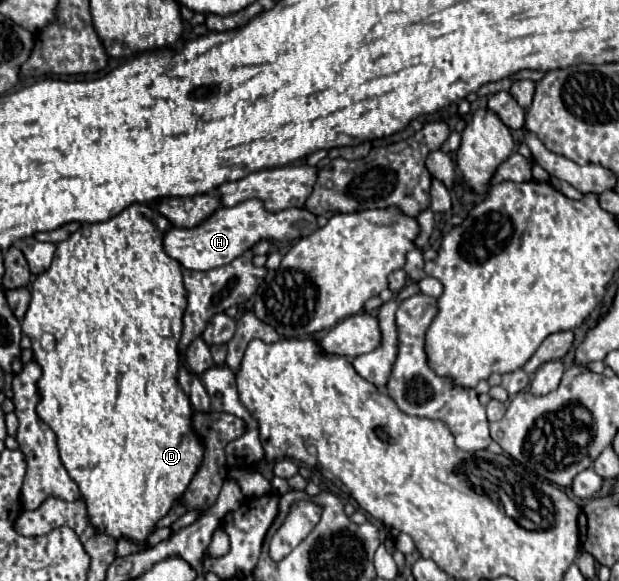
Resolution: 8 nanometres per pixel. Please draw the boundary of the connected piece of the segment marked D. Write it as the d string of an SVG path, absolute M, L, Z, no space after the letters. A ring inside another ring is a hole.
M134 203L126 207L122 213L116 217L104 221L104 223L82 223L76 233L72 233L66 241L56 243L56 253L52 259L52 265L36 277L32 283L32 301L30 307L22 319L22 331L32 339L32 351L34 351L34 361L40 363L42 367L42 379L38 381L38 391L40 391L40 405L38 405L38 415L40 419L56 433L58 437L58 449L62 463L70 477L78 483L82 499L88 505L88 515L94 527L100 531L112 535L114 539L128 537L136 543L144 543L148 535L156 529L154 523L166 515L166 511L172 509L174 499L186 491L186 483L190 483L190 475L194 475L194 467L202 463L202 443L198 443L198 437L192 433L190 425L190 415L192 407L190 401L186 399L184 391L178 387L176 375L178 375L178 339L182 335L182 315L186 309L186 289L182 285L182 265L168 257L162 245L164 235L172 229L172 223L164 217L152 211L148 205ZM42 333L52 333L56 337L56 349L54 353L46 353L40 349L38 341Z

